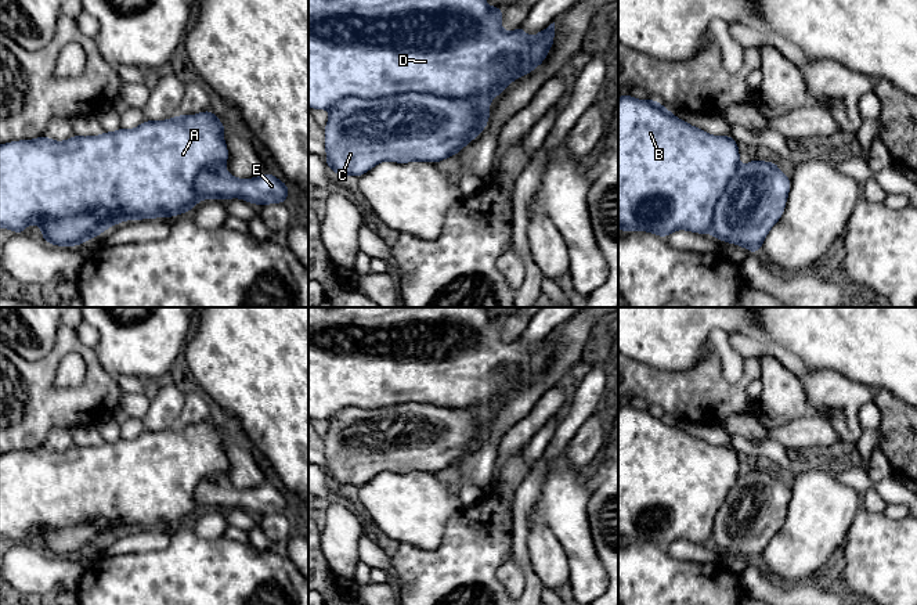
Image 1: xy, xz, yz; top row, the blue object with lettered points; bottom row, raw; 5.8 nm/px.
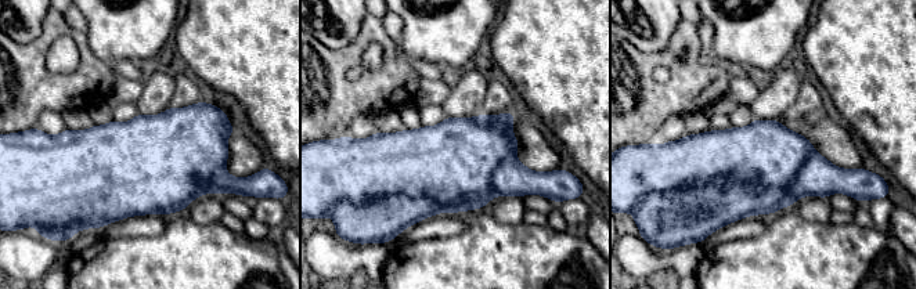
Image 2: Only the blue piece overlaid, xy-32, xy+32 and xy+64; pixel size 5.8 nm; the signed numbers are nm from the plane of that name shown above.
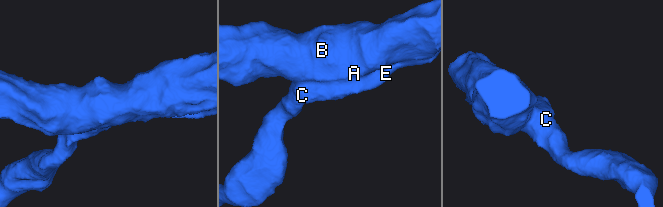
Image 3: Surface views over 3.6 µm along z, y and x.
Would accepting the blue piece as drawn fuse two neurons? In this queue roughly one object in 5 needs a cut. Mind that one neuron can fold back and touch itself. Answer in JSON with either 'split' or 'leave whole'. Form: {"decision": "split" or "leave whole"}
{"decision": "leave whole"}

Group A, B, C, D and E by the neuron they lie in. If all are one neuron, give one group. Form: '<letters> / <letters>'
A B C D E

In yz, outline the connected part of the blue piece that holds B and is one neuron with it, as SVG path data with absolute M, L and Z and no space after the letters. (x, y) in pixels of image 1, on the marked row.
M622 93L618 98L618 230L646 231L663 238L667 238L676 230L686 230L697 234L712 234L718 241L743 246L751 253L759 252L766 235L784 213L788 192L791 190L791 179L777 168L776 161L765 162L754 158L747 165L740 165L739 161L739 145L732 136L712 136L705 130L676 118L668 108L656 100L638 100Z

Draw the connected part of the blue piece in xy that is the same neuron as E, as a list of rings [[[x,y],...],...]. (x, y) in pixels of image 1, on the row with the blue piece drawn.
[[[210,111],[158,122],[144,120],[134,129],[104,132],[100,136],[76,136],[55,141],[46,134],[32,140],[0,144],[0,228],[15,234],[37,224],[43,241],[57,246],[79,246],[109,227],[127,220],[173,217],[188,213],[202,199],[245,199],[252,205],[285,204],[289,187],[270,173],[238,179],[225,170],[230,152],[224,141],[225,126]]]

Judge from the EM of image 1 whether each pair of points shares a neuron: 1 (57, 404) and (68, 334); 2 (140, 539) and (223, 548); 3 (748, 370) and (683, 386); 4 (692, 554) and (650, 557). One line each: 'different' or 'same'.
1: same
2: different
3: same
4: different

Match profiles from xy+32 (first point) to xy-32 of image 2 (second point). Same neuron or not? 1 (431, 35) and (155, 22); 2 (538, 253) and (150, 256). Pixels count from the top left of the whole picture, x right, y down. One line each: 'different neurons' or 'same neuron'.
1: same neuron
2: same neuron

